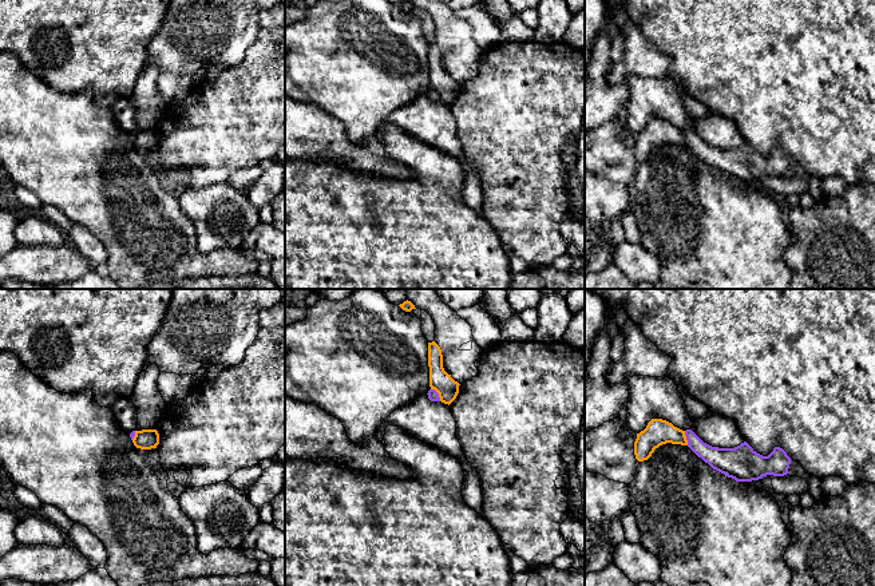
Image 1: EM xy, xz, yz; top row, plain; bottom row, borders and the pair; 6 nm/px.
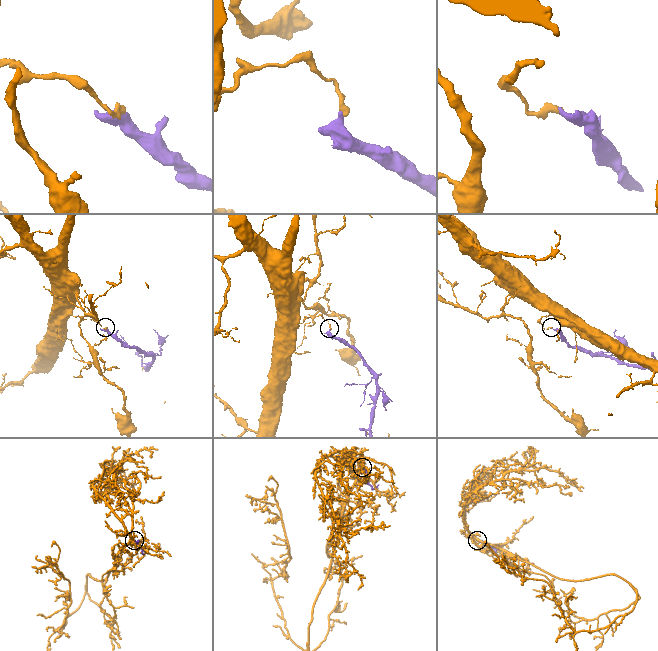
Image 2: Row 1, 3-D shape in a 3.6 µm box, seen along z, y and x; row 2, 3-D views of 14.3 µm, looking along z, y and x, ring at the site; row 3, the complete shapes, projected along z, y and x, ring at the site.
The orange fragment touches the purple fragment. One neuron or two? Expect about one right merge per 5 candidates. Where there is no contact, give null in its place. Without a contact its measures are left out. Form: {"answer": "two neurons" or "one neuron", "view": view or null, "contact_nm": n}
{"answer": "two neurons", "view": "xz", "contact_nm": 100}

